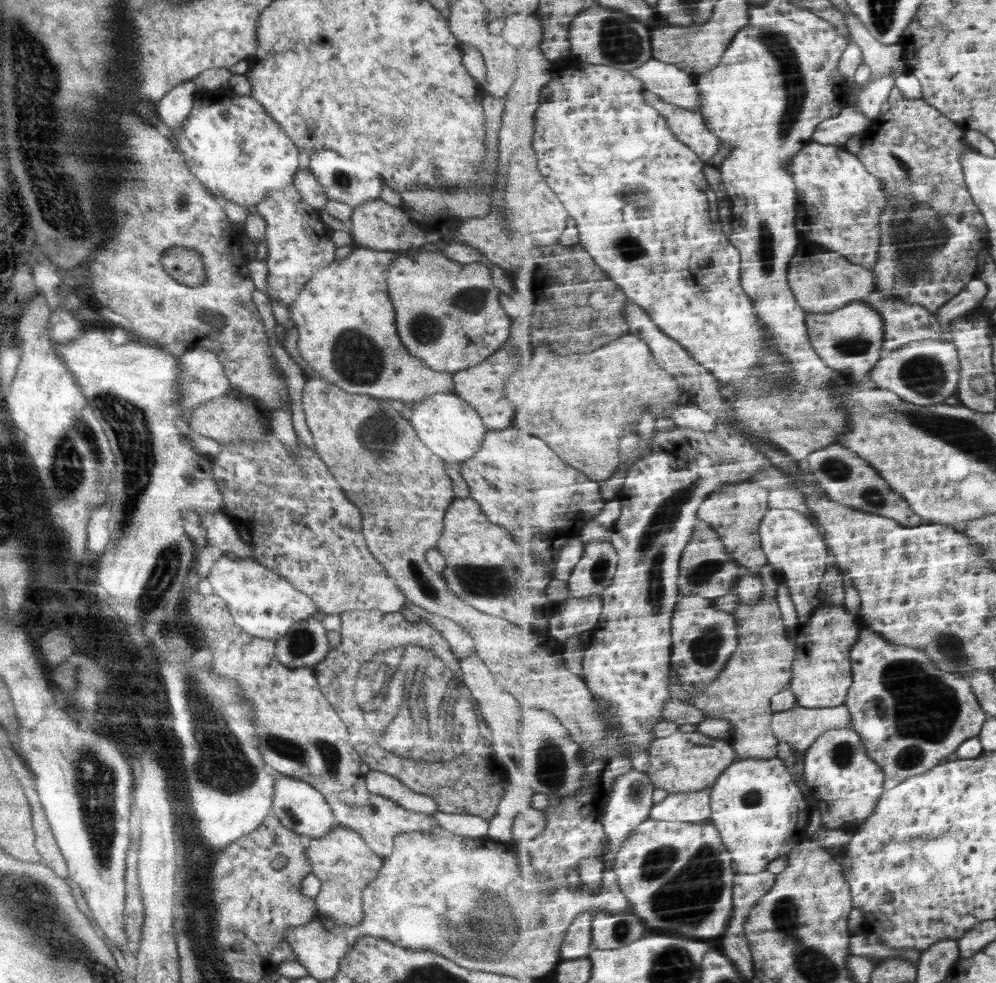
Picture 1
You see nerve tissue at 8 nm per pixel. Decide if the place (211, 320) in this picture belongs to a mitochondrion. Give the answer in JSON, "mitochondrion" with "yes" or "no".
{"mitochondrion":"yes"}

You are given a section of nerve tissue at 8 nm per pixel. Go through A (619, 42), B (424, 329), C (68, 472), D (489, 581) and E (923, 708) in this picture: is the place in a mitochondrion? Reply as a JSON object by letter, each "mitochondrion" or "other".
{"A":"mitochondrion","B":"mitochondrion","C":"mitochondrion","D":"mitochondrion","E":"mitochondrion"}

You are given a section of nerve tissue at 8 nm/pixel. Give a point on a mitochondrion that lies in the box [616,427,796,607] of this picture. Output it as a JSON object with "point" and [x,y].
{"point":[708,569]}

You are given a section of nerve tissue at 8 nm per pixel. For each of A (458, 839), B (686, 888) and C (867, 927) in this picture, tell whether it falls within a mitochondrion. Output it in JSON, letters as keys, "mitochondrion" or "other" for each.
{"A":"other","B":"mitochondrion","C":"other"}

